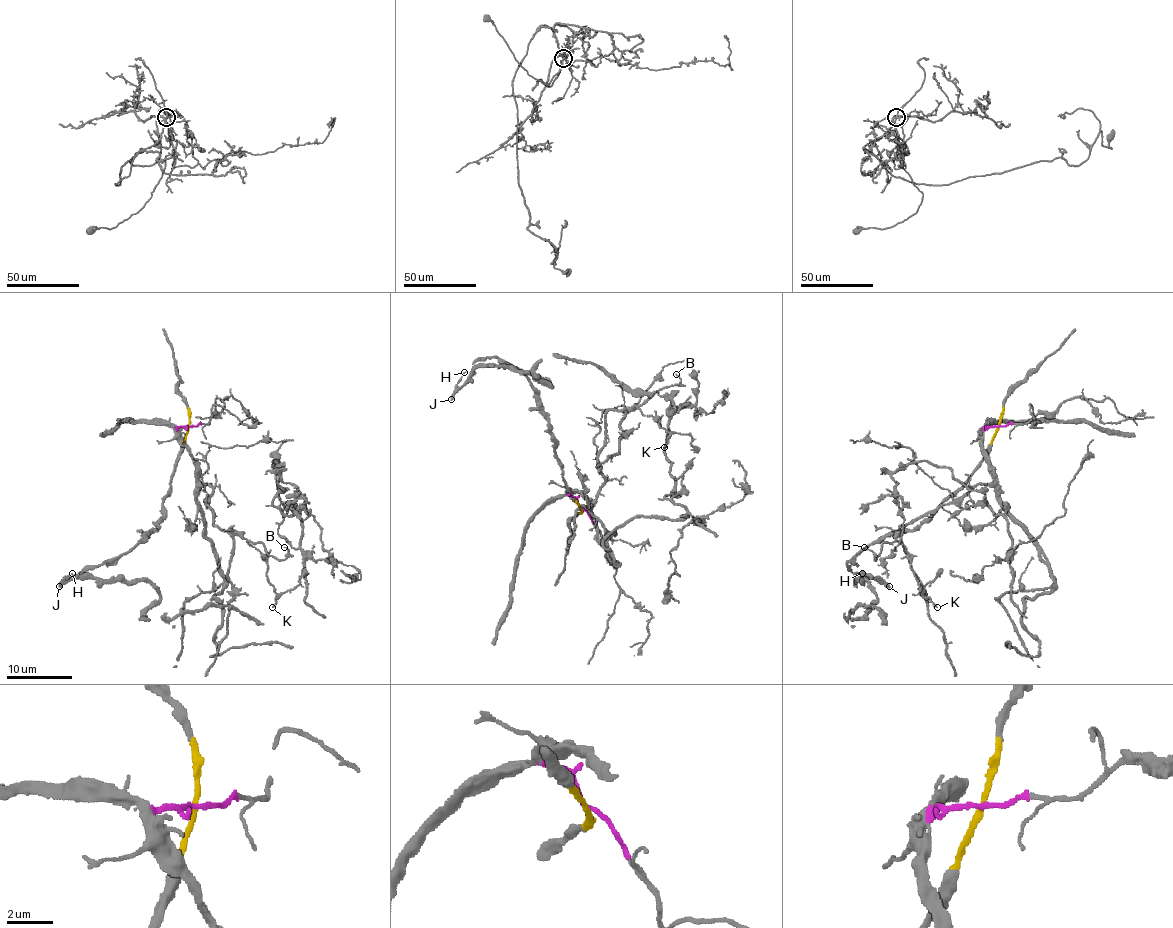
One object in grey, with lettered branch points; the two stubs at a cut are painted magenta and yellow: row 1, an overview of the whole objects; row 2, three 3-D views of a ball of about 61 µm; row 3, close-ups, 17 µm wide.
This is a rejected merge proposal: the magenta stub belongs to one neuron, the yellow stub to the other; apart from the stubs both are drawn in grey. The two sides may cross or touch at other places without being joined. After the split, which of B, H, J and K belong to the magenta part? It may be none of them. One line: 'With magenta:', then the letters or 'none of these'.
With magenta: B, K

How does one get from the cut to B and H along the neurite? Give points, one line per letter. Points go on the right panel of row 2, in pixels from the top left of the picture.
B: (998, 427), (985, 428), (981, 443), (993, 466), (991, 483), (978, 483), (903, 524), (875, 560), (863, 547)
H: (998, 427), (990, 453), (960, 487), (919, 525), (881, 537), (847, 563), (853, 573), (876, 578), (862, 573)

